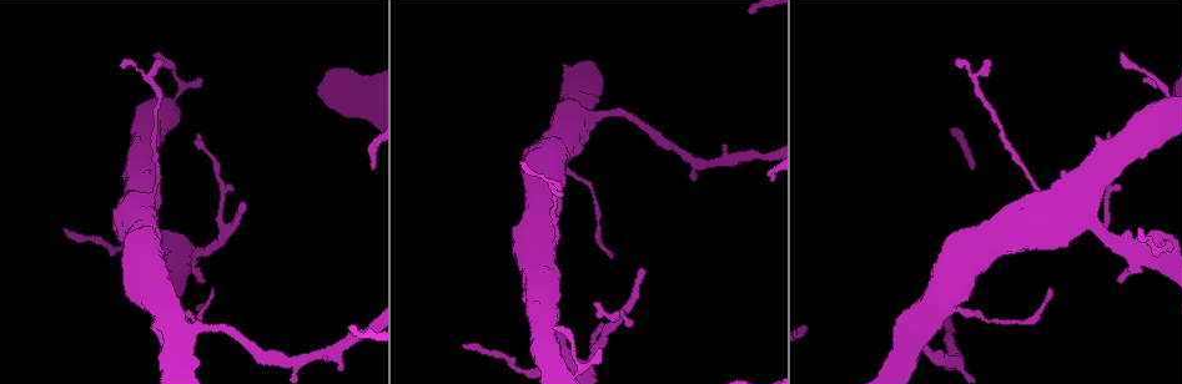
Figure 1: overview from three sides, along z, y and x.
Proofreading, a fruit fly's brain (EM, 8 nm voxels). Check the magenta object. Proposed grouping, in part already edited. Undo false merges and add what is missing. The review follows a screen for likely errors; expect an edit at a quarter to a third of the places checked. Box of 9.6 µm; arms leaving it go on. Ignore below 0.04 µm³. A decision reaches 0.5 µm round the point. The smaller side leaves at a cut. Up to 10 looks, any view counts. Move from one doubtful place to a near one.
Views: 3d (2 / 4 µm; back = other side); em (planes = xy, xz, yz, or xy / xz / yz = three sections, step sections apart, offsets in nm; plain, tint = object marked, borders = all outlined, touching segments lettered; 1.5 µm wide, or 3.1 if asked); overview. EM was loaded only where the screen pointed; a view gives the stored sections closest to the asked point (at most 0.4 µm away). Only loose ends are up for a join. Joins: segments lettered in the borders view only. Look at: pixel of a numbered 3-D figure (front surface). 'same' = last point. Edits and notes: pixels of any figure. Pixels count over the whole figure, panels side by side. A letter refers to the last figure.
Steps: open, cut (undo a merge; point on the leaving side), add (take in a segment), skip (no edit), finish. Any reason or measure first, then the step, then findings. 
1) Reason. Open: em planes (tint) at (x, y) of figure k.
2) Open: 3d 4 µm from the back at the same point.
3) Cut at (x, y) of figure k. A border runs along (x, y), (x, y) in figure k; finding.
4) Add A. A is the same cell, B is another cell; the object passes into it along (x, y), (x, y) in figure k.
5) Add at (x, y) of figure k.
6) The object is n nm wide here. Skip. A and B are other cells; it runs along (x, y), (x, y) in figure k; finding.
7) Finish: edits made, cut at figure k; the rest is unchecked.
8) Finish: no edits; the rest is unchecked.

Sudden change in width. Open: 3d 4 µm at (546, 244) of figure 1.

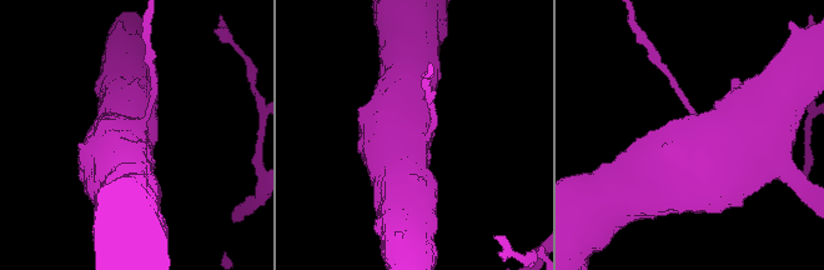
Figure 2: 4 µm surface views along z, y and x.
Need the tissue. Open: em yz step 4 (tint) at (414, 138) of figure 2.

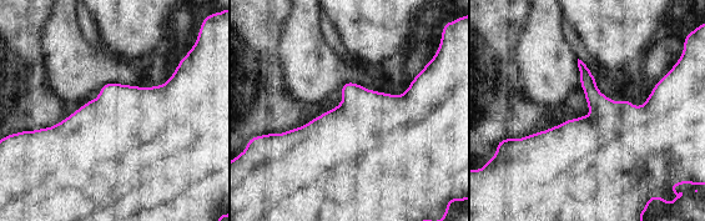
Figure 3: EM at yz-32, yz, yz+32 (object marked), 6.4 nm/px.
Open: em planes (borders) at the same point.

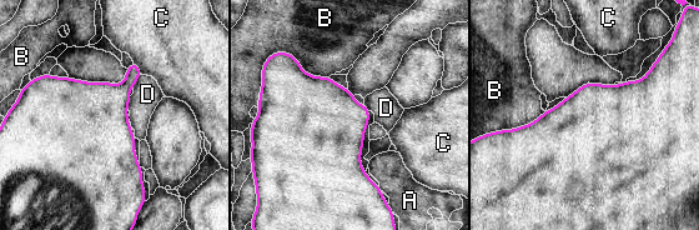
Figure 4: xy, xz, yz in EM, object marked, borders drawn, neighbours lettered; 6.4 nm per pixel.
Skip. A, B, C and D are other cells; a border runs along (140, 74), (132, 86) in figure 4; one neuron here.

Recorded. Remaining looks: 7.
Tapers out. Open: em planes (borders) at (601, 324) of figure 1.

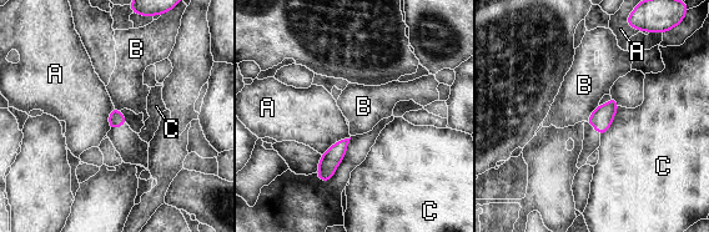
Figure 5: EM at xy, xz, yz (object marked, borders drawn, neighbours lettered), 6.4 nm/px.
The object is 100 nm wide here. Skip. A, B and C are other cells; a border runs along (598, 104), (586, 121) in figure 5; none of them fits.

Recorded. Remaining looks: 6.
Branch stops here. Open: 3d 4 µm at (643, 273) of figure 1.

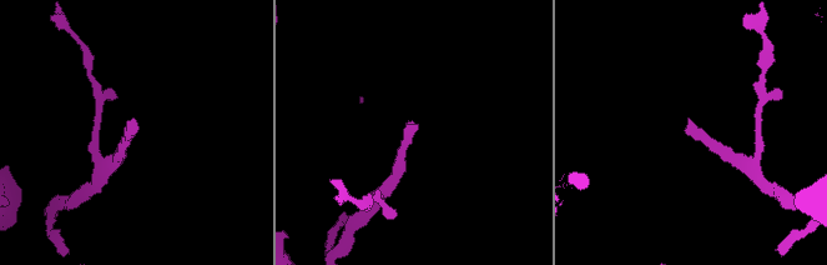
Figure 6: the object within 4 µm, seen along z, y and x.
Need the tissue. Open: em planes (borders) at (413, 124) of figure 6.

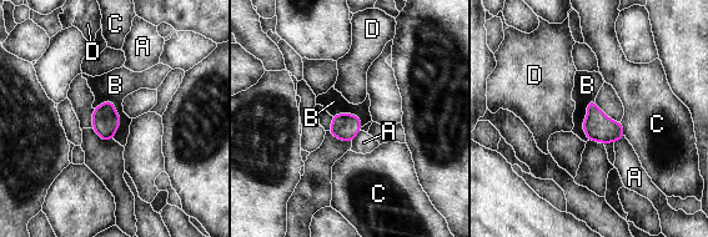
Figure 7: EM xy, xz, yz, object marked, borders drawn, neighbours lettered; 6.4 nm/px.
The object is 180 nm wide here. Skip. A, B, C and D are other cells; no lettered segment goes on from it.

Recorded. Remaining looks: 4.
Long arm stops here. Open: 3d 4 µm from the back at (63, 229) of figure 1.

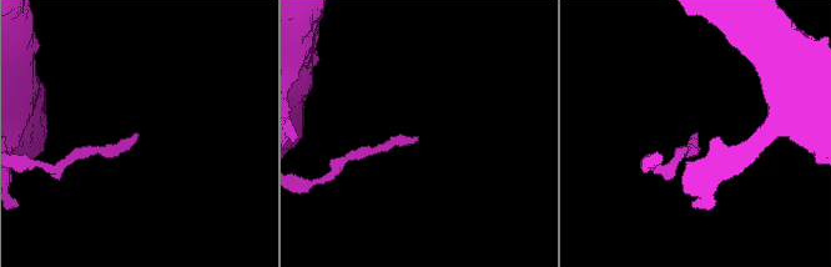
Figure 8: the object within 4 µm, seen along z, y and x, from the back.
Need the tissue. Open: em planes (borders) at (136, 133) of figure 8.

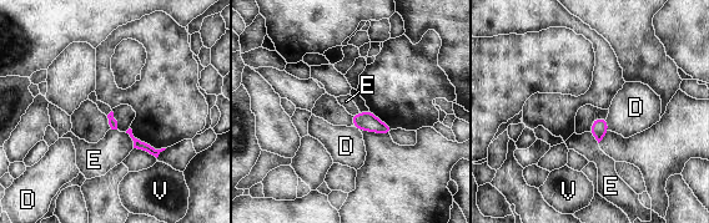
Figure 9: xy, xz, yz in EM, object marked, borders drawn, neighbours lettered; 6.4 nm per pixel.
Skip. D, E and V are other cells; a border runs along (606, 118), (608, 130) in figure 9; no lettered segment goes on from it.

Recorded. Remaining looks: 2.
Finish: no edits; the rest is unchecked.

